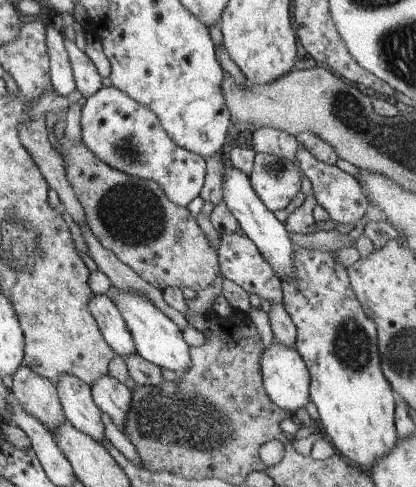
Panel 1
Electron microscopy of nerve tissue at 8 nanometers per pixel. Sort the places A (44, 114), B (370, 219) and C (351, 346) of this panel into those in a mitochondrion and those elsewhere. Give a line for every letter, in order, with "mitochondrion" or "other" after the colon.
A: other
B: other
C: mitochondrion

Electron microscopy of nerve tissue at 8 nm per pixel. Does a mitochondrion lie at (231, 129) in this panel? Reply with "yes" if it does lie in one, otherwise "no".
no

